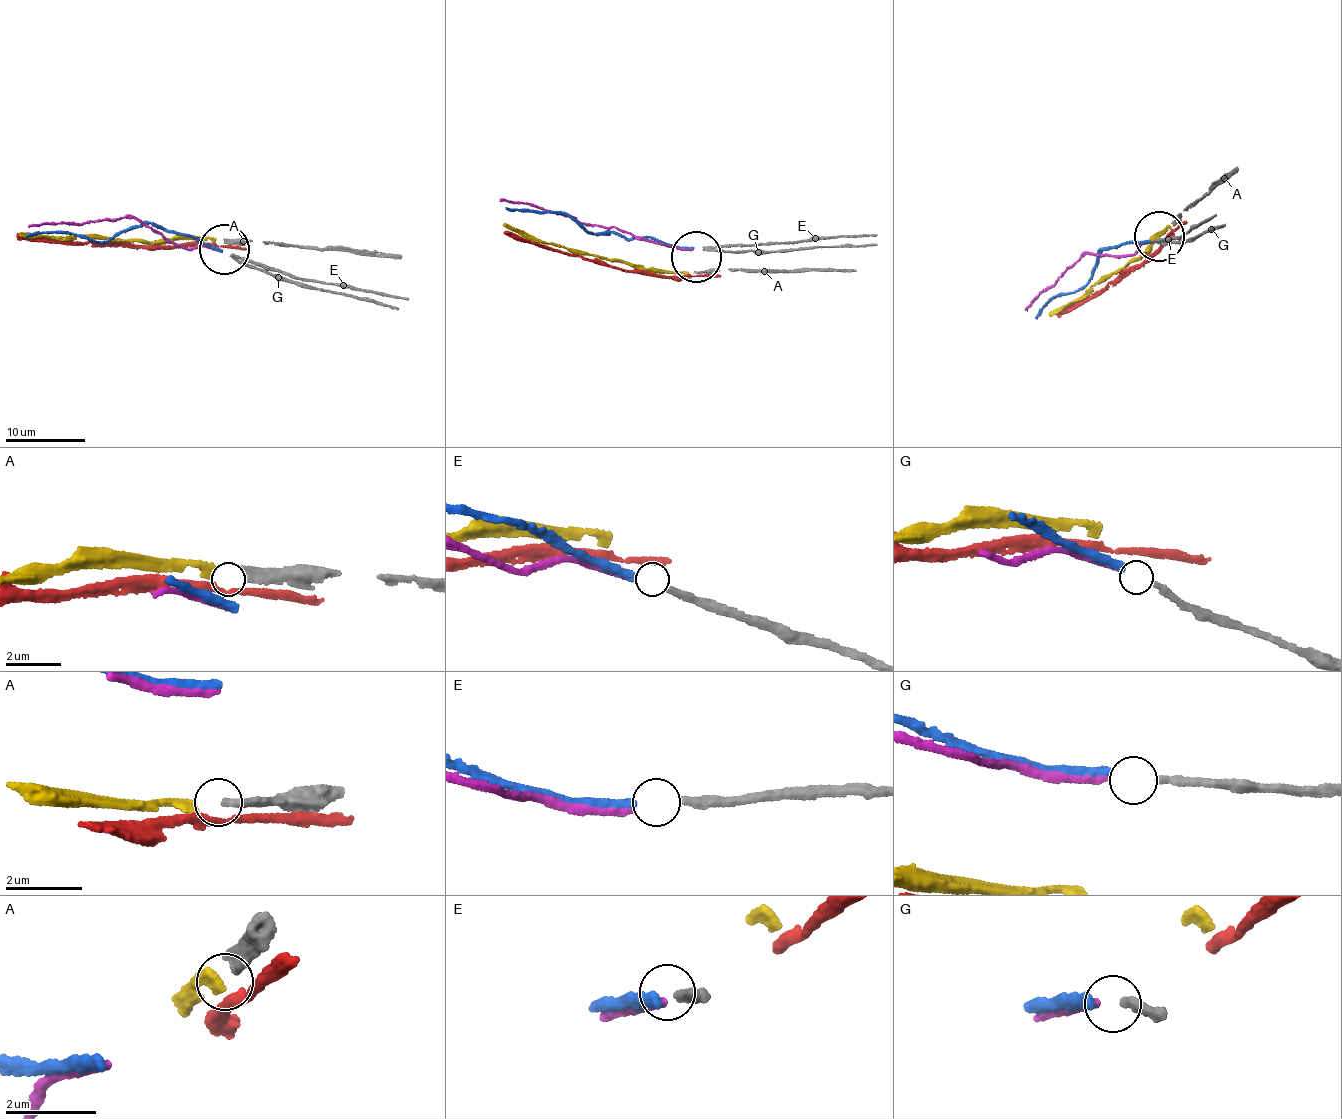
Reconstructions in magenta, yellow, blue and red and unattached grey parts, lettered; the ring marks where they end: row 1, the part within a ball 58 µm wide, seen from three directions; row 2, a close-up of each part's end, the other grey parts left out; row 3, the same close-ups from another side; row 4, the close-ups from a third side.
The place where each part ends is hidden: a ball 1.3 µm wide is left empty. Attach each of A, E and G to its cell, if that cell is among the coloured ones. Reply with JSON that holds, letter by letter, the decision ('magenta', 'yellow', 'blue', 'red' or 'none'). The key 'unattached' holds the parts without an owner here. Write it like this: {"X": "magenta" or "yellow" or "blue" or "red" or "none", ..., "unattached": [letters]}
{"A": "yellow", "E": "blue", "G": "magenta", "unattached": []}

